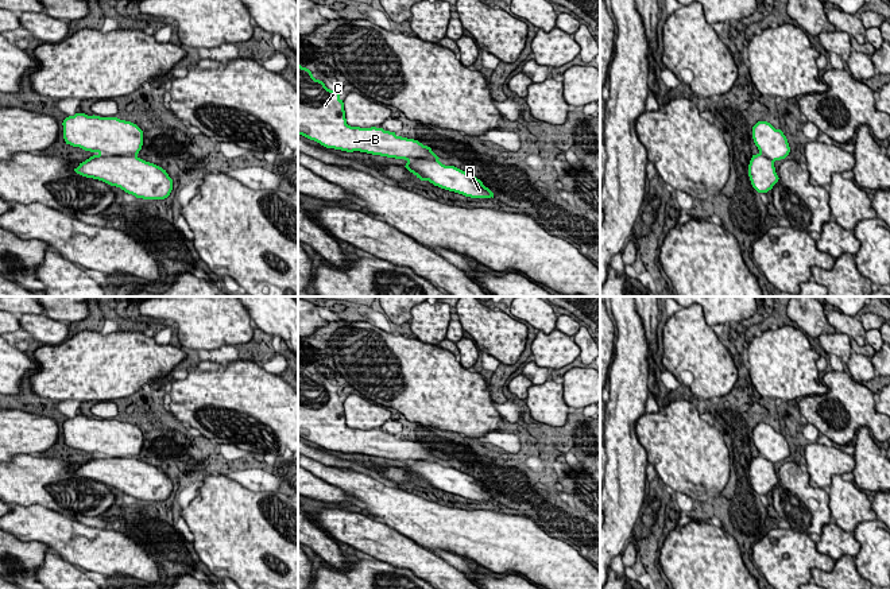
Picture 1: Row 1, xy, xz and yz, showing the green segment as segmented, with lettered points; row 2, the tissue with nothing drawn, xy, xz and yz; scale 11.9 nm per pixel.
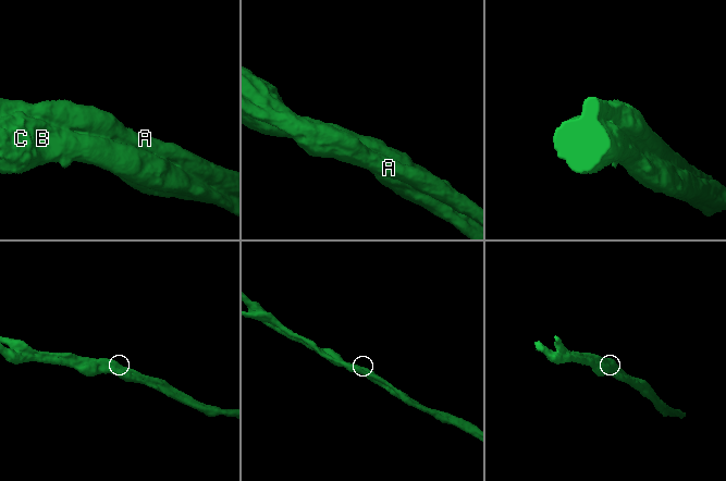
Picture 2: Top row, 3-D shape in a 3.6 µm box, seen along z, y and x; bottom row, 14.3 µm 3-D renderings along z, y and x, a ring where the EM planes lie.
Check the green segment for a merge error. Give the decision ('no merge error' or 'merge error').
no merge error

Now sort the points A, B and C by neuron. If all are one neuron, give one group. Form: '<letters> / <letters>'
A B C

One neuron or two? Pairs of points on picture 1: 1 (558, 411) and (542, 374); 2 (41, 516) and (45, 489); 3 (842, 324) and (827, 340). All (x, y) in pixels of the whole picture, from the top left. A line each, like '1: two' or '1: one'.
1: two
2: two
3: two

